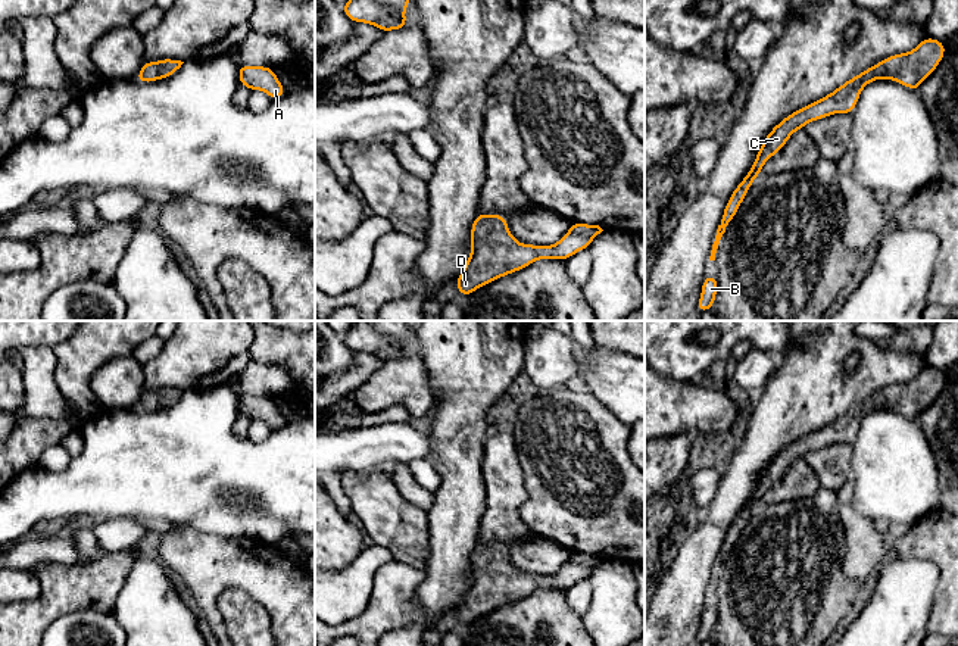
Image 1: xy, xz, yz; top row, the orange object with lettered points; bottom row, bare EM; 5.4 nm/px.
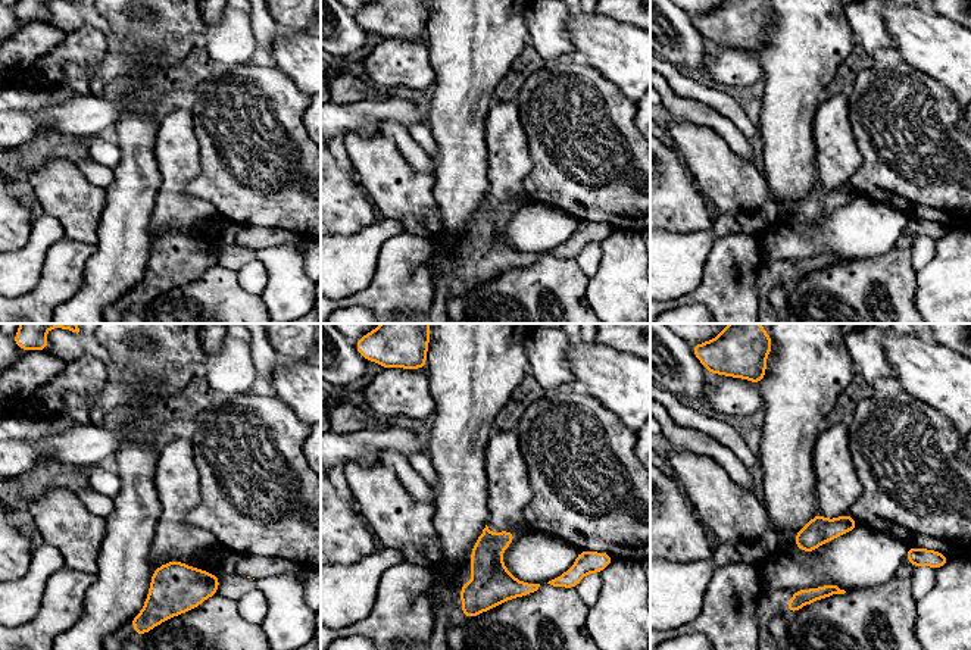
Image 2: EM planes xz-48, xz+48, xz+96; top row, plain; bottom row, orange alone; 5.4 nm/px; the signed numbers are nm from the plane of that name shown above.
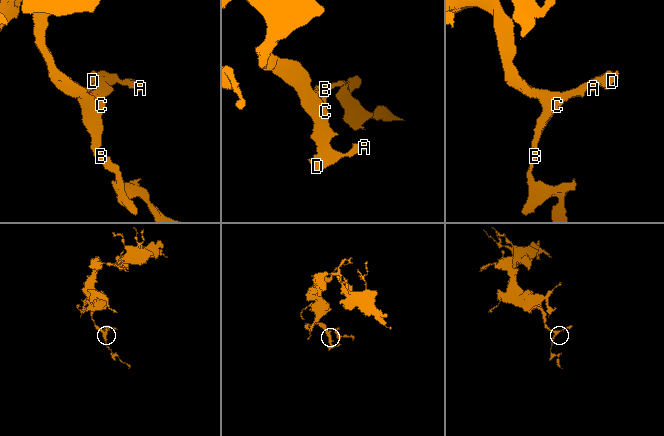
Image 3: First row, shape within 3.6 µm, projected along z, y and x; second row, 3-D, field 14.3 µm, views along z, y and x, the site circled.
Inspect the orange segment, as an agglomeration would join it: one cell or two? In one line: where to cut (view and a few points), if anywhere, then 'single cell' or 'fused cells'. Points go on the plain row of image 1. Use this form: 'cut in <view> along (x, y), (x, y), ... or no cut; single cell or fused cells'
no cut; single cell

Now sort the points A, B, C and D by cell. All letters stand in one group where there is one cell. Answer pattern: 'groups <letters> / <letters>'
groups A B C D

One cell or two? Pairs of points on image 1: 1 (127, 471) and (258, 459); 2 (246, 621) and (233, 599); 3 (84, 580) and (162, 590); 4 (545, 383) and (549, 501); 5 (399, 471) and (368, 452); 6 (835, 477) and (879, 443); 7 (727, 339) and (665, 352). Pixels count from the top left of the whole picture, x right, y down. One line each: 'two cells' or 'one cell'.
1: one cell
2: one cell
3: two cells
4: two cells
5: two cells
6: two cells
7: one cell

